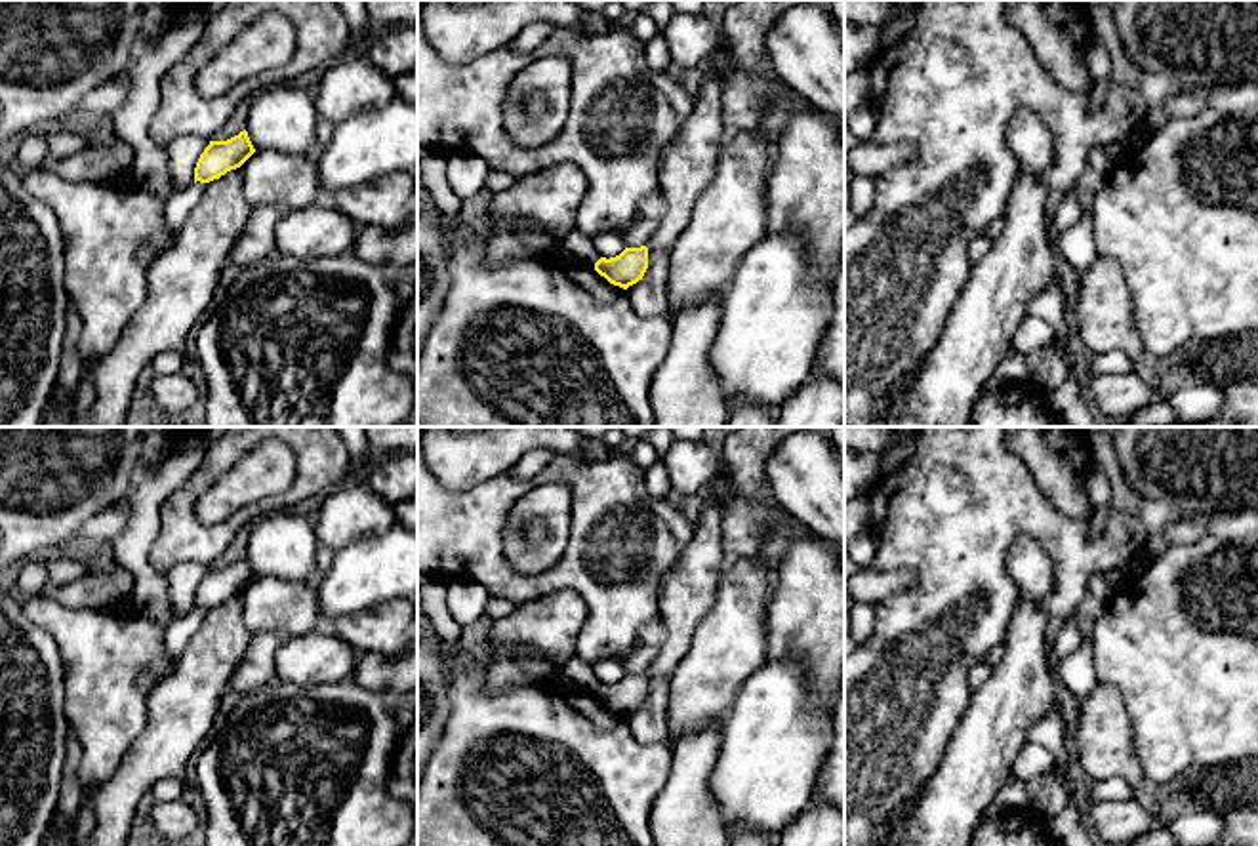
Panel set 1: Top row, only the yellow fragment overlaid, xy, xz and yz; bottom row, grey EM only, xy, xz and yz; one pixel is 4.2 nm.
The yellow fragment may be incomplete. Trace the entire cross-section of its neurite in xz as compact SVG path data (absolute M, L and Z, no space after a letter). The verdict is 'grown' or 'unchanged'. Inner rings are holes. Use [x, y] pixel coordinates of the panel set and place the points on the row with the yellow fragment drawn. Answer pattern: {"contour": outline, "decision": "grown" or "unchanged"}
{"contour": "M570 231L558 244L558 255L593 267L610 284L627 290L642 280L648 269L648 248L625 248L616 257L600 257L595 250L593 238Z", "decision": "grown"}

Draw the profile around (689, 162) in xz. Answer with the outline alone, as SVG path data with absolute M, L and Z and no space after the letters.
M707 72L690 116L661 152L659 194L667 208L646 244L644 276L625 290L631 309L644 318L669 312L669 252L688 227L696 202L717 171L722 143L722 72Z

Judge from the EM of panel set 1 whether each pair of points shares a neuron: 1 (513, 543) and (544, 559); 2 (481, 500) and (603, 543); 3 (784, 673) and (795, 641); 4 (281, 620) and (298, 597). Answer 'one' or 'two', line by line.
1: one
2: one
3: two
4: one

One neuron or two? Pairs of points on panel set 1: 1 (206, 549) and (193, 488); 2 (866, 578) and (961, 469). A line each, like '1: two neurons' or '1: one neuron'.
1: one neuron
2: two neurons

